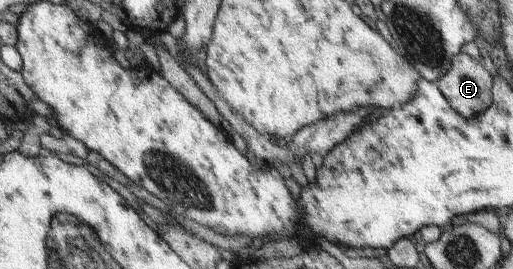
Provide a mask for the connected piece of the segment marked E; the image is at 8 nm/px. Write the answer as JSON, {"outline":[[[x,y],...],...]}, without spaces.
{"outline":[[[462,53],[453,56],[451,68],[435,84],[447,98],[449,105],[457,113],[460,113],[461,117],[478,116],[491,105],[491,75],[479,65],[479,59],[475,61],[475,59]]]}

